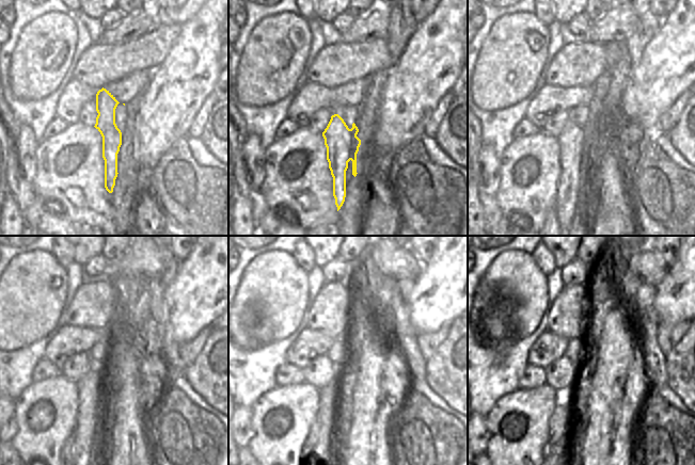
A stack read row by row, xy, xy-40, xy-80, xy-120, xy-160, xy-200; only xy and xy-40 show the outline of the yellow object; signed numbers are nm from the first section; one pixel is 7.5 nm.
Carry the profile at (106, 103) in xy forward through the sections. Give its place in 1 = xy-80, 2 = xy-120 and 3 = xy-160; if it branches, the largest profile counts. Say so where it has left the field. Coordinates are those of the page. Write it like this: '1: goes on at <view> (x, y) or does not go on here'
1: goes on at xy-80 (575, 143)
2: goes on at xy-120 (92, 388)
3: goes on at xy-160 (327, 415)

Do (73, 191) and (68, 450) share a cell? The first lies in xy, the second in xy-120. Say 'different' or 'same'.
different

